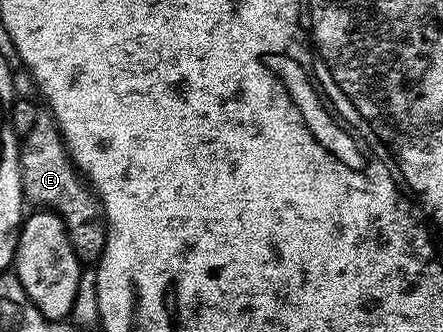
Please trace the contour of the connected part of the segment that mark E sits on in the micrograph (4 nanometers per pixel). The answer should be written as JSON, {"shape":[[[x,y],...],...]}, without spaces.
{"shape":[[[37,113],[30,132],[26,132],[22,136],[20,142],[20,179],[22,180],[25,199],[31,205],[33,202],[33,207],[51,210],[52,213],[60,215],[68,233],[70,244],[80,263],[99,263],[102,252],[106,248],[106,232],[108,231],[108,224],[104,220],[104,209],[100,207],[100,200],[96,196],[96,191],[85,181],[76,165],[72,163],[72,156],[68,152],[64,138],[60,135],[58,124],[50,113]]]}

